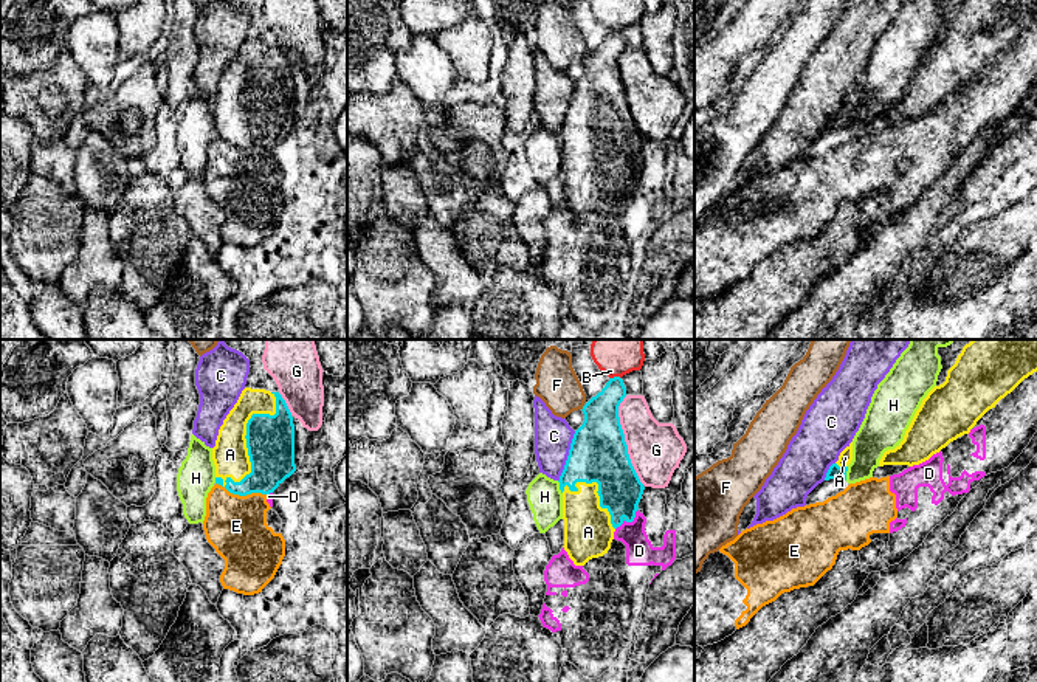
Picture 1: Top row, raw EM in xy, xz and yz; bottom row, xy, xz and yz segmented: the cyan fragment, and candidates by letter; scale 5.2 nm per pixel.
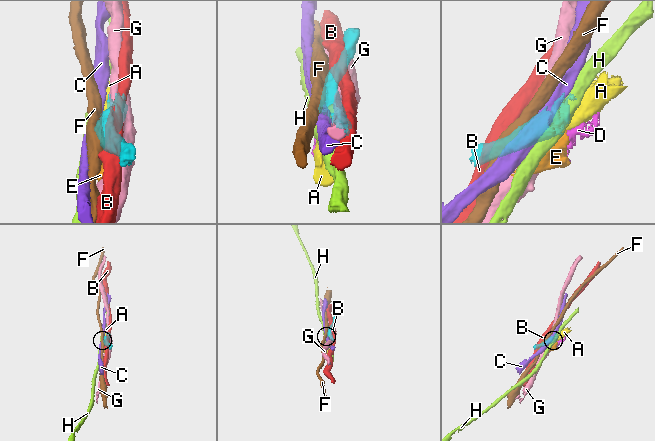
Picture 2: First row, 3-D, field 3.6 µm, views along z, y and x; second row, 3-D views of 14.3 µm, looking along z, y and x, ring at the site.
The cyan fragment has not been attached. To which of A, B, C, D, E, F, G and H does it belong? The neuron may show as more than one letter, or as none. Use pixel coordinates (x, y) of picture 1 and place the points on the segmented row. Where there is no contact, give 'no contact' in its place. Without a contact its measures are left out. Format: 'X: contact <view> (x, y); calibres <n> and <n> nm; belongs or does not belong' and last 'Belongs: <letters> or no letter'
A: contact xy (245, 437); calibres 260 and 190 nm; belongs
B: contact xz (614, 377); calibres 190 and 280 nm; does not belong
C: contact xz (568, 456); calibres 300 and 190 nm; does not belong
D: contact xz (630, 521); calibres 220 and 140 nm; does not belong
E: contact xy (241, 495); calibres 220 and 320 nm; does not belong
F: contact xz (583, 408); calibres 300 and 220 nm; does not belong
G: contact xz (623, 440); calibres 300 and 280 nm; does not belong
H: contact yz (845, 473); calibres 70 and 190 nm; does not belong
Belongs: A

